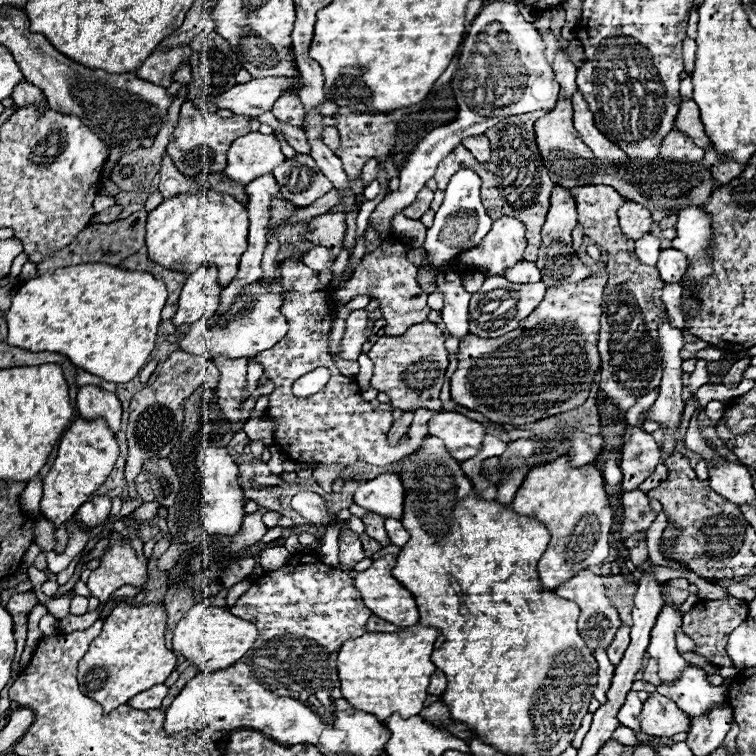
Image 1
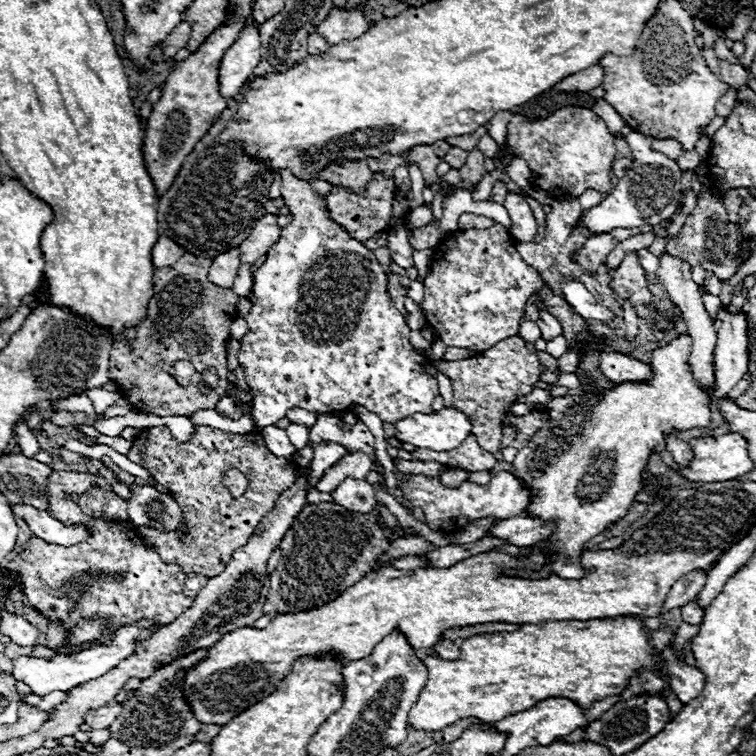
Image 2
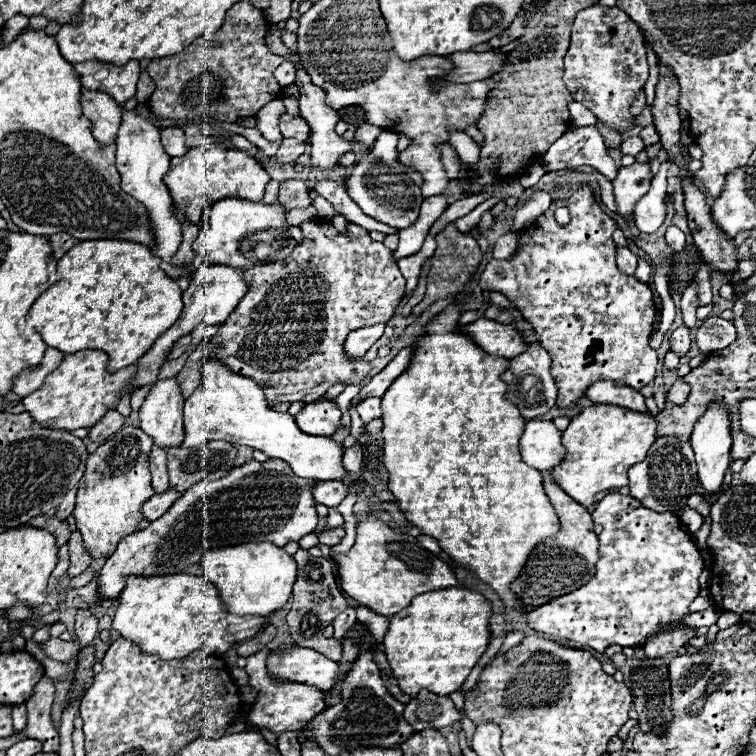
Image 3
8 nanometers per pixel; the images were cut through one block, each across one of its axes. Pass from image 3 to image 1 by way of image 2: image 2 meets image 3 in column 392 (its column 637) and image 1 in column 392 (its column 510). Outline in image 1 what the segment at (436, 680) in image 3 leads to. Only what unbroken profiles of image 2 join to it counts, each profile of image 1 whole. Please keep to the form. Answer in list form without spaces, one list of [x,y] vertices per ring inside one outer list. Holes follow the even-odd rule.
[[[410,626],[396,632],[366,632],[360,638],[346,640],[338,652],[338,676],[342,694],[358,710],[374,714],[378,720],[400,712],[412,718],[424,708],[430,676],[436,666],[430,660],[434,642],[442,632],[428,626]]]

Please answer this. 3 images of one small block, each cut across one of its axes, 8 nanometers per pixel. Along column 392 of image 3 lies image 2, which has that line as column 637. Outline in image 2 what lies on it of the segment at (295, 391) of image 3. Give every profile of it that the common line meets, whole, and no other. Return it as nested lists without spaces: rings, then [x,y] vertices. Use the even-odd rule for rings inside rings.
[[[636,252],[628,254],[622,260],[622,264],[618,266],[618,270],[612,276],[612,282],[614,282],[616,296],[620,300],[630,298],[634,308],[636,308],[636,314],[640,318],[648,318],[654,312],[654,304],[652,304],[654,296],[646,288],[648,286],[648,278],[646,278],[646,272],[642,270],[642,266],[638,264]]]

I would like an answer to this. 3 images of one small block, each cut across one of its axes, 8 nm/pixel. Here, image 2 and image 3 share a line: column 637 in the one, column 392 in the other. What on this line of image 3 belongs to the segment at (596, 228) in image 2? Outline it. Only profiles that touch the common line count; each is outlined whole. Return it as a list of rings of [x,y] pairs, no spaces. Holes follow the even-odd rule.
[[[382,132],[380,140],[374,144],[374,150],[358,160],[358,164],[352,168],[352,174],[348,178],[348,194],[350,198],[362,208],[364,214],[376,218],[378,222],[384,222],[394,228],[408,228],[416,222],[420,204],[422,204],[422,192],[418,186],[412,184],[412,180],[406,176],[404,166],[396,160],[396,144],[398,134],[396,132]]]

